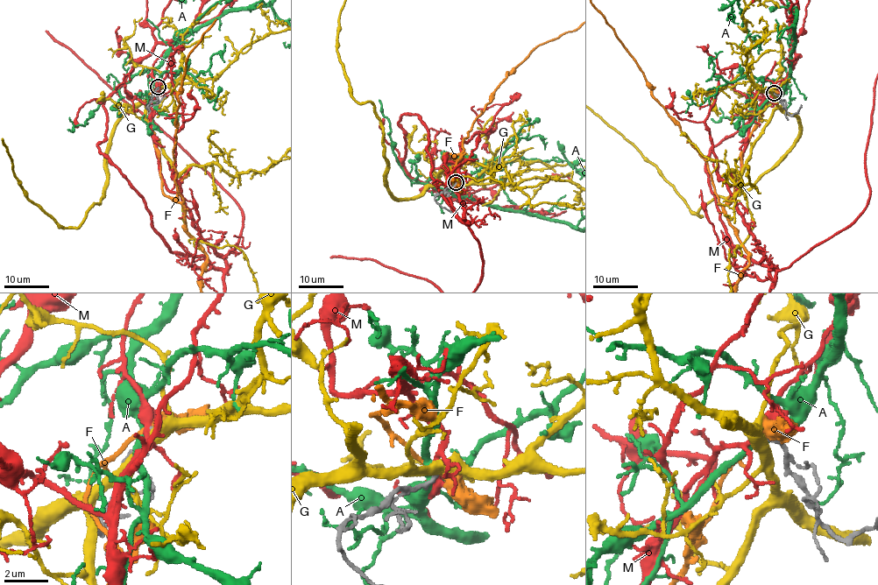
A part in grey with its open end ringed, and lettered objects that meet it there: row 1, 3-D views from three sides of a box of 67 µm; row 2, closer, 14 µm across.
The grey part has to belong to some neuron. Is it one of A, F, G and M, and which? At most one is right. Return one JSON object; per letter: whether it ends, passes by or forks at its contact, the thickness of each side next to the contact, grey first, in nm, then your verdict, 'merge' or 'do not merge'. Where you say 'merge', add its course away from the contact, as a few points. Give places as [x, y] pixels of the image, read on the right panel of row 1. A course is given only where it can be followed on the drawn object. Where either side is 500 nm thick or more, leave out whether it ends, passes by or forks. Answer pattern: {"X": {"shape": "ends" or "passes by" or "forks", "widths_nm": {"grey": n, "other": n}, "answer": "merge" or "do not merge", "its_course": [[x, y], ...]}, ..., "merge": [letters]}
{"A": {"shape": "passes by", "widths_nm": {"grey": 240, "other": 320}, "answer": "do not merge"}, "F": {"shape": "passes by", "widths_nm": {"grey": 180, "other": 400}, "answer": "do not merge"}, "G": {"widths_nm": {"grey": 180, "other": 500}, "answer": "do not merge"}, "M": {"shape": "forks", "widths_nm": {"grey": 160, "other": 320}, "answer": "do not merge"}, "merge": []}

